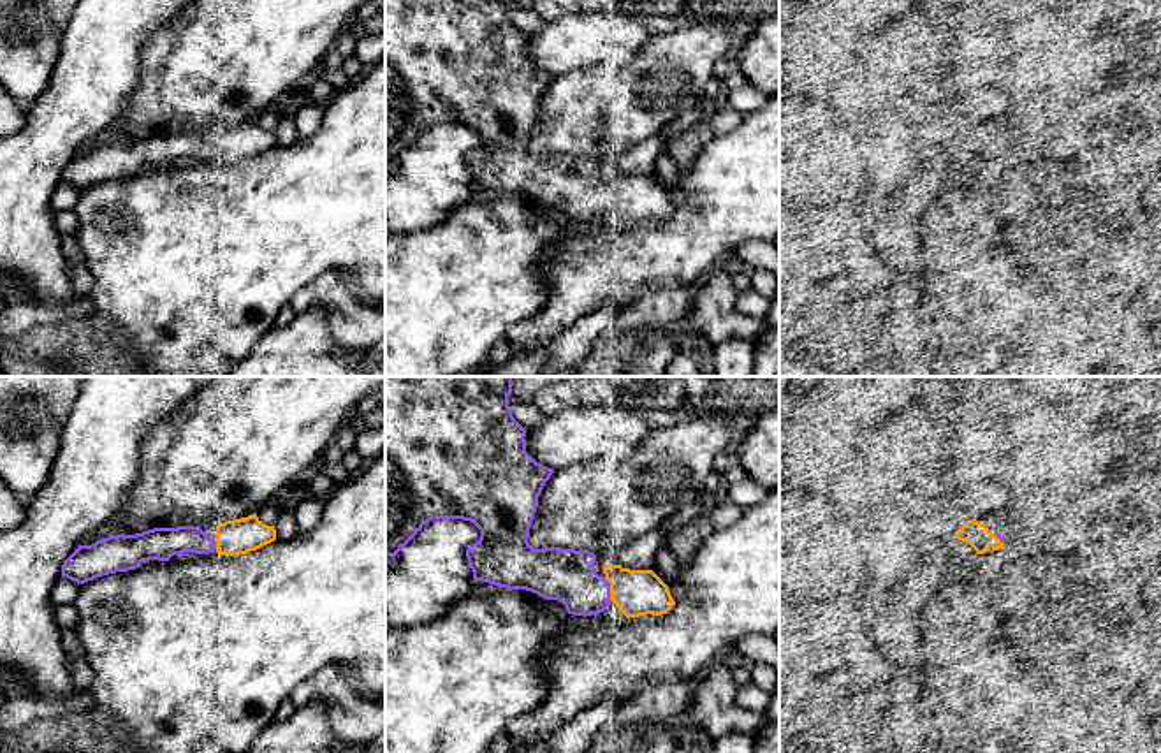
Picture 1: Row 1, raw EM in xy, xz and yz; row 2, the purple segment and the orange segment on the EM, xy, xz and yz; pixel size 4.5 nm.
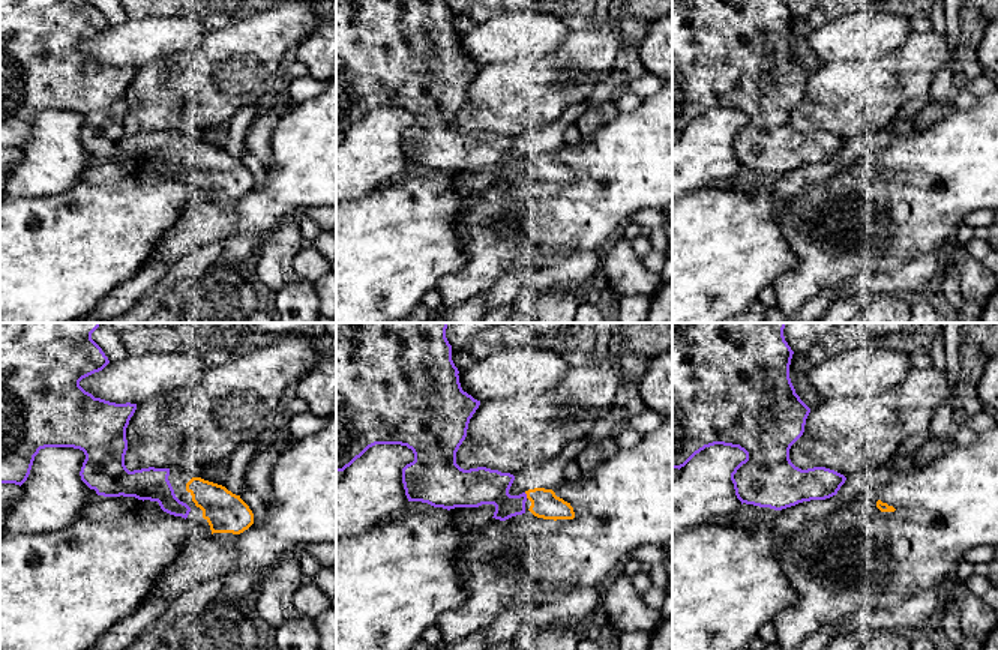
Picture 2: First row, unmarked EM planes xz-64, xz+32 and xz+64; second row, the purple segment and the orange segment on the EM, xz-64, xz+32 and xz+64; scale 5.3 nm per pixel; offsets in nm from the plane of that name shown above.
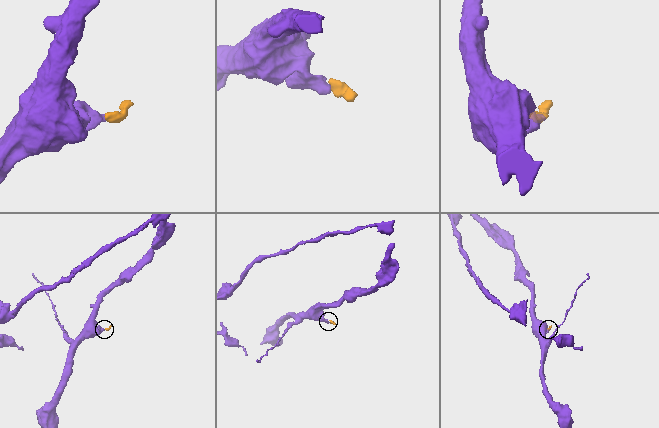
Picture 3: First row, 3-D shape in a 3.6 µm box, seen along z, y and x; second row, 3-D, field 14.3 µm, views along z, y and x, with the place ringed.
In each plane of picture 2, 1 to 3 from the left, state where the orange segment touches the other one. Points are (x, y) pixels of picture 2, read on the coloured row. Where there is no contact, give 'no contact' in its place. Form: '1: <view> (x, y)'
1: no contact
2: xz+32 (526, 496)
3: no contact

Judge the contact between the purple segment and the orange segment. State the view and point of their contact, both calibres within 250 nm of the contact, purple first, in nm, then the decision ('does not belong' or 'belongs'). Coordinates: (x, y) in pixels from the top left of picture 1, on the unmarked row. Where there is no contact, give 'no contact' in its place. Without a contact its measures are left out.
contact xz (609, 196); calibres 240 and 220 nm; belongs

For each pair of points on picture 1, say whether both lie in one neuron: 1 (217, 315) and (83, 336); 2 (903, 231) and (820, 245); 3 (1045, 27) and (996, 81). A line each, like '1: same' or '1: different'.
1: different
2: different
3: same

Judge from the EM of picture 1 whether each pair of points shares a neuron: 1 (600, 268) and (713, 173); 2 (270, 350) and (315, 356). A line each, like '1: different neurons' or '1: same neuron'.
1: same neuron
2: same neuron

